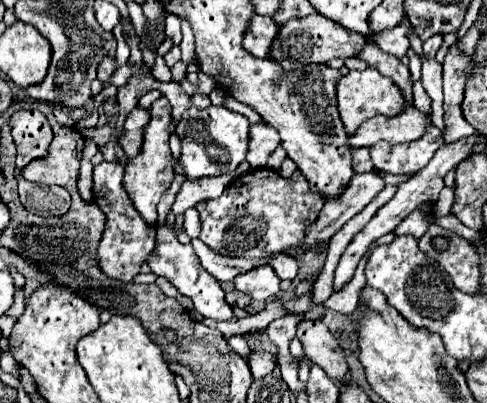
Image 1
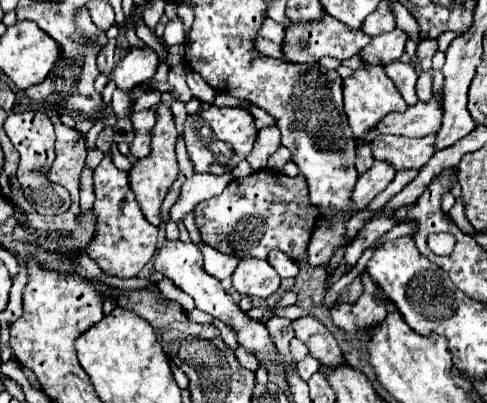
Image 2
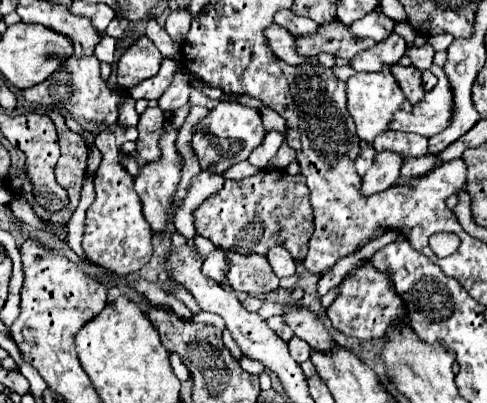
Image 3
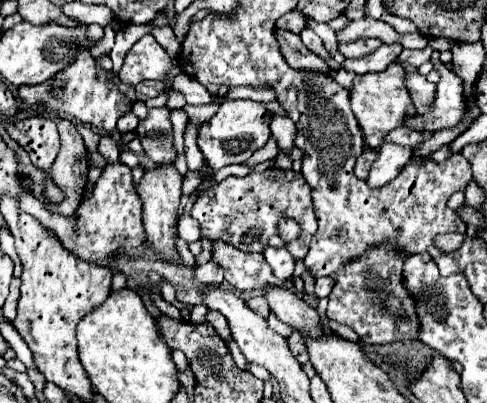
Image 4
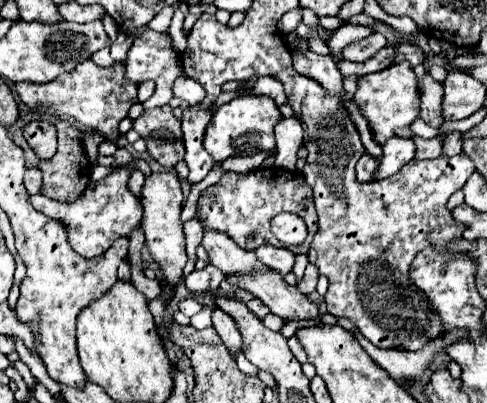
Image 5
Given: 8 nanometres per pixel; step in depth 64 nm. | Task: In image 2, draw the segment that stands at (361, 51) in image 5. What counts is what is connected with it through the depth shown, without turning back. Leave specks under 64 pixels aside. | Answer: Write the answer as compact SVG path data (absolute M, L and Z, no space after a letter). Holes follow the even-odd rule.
M322 16L320 20L312 20L312 22L298 22L298 24L290 24L286 26L286 36L284 36L284 56L286 62L290 64L306 64L310 62L310 56L318 62L324 56L332 56L338 60L346 60L352 58L356 54L360 54L360 50L370 42L370 38L362 32L362 30L352 30L344 24L340 24L336 18L332 16Z

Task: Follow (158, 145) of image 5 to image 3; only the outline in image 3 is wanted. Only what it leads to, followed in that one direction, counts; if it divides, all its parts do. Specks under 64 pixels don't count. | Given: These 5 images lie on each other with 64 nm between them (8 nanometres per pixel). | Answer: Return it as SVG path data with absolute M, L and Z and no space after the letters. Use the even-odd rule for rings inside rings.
M146 108L146 112L140 114L138 120L138 140L136 140L136 152L142 160L152 162L160 158L160 148L158 140L162 136L162 126L164 126L164 112L156 108Z

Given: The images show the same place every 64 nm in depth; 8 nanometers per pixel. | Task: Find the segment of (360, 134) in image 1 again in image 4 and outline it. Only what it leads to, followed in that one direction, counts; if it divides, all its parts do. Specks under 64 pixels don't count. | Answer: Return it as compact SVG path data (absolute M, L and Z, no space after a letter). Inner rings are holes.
M435 50L431 60L434 70L440 74L440 82L436 84L436 100L432 100L432 112L424 112L424 116L408 116L408 120L404 120L404 126L410 130L438 132L444 128L452 128L462 120L466 112L462 80L446 66L442 66L439 57L440 52Z

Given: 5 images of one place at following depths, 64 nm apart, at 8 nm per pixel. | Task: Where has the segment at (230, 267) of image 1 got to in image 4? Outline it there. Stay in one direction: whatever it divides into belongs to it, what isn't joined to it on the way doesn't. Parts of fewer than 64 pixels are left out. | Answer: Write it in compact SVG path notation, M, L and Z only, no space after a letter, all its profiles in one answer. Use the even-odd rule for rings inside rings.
M208 260L206 264L194 268L192 280L194 280L196 284L200 284L200 286L220 284L220 282L224 280L224 272L220 272L220 264L216 264L214 260Z

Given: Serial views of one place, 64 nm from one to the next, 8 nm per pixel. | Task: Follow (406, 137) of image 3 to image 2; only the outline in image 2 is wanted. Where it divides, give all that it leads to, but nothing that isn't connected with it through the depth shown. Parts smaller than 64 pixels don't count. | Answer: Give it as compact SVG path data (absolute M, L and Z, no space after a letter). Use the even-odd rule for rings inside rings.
M436 134L424 138L398 138L394 135L379 135L378 140L370 144L372 156L392 164L396 172L422 168L434 154Z

